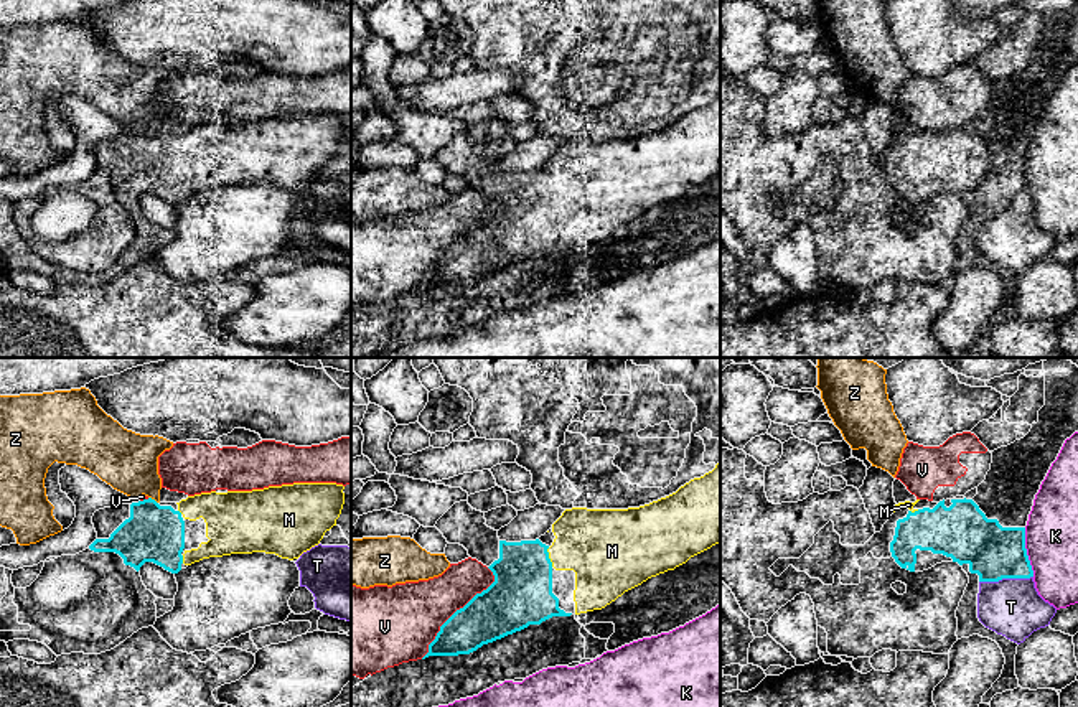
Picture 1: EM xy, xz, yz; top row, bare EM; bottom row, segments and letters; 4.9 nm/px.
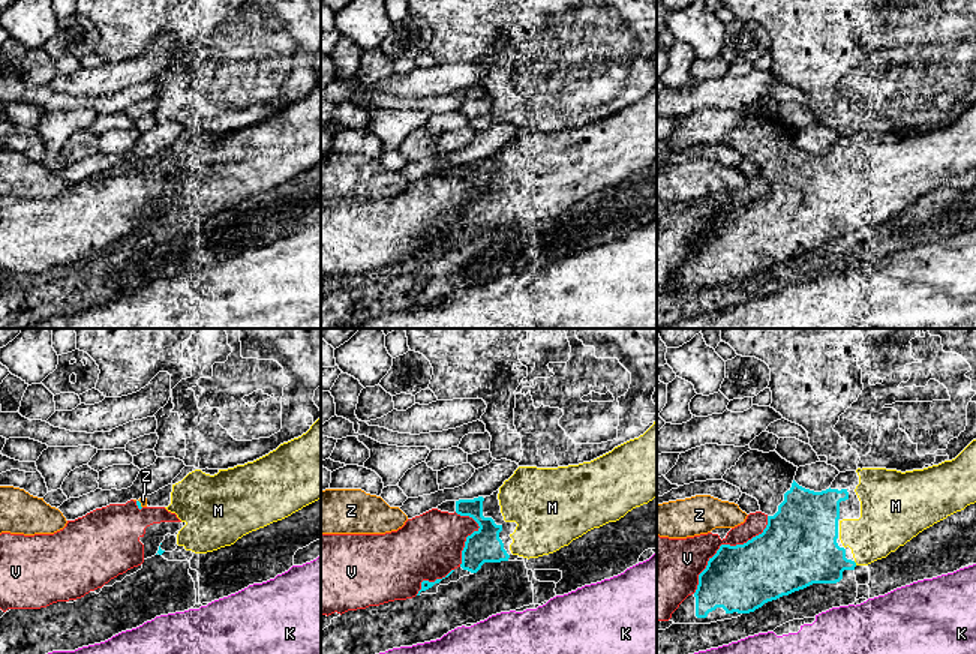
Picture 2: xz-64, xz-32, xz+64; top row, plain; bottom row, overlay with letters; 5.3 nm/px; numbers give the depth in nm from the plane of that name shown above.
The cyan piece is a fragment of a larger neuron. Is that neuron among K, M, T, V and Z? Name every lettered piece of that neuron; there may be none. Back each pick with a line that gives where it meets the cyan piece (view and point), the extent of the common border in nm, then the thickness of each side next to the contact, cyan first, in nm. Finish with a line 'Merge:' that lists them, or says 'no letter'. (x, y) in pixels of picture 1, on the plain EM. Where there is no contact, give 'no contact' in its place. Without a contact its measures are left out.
M: meets cyan in xz at (548, 188); contact 100 nm long; 300 nm thick on the cyan side, 360 nm on the other
Merge: M

